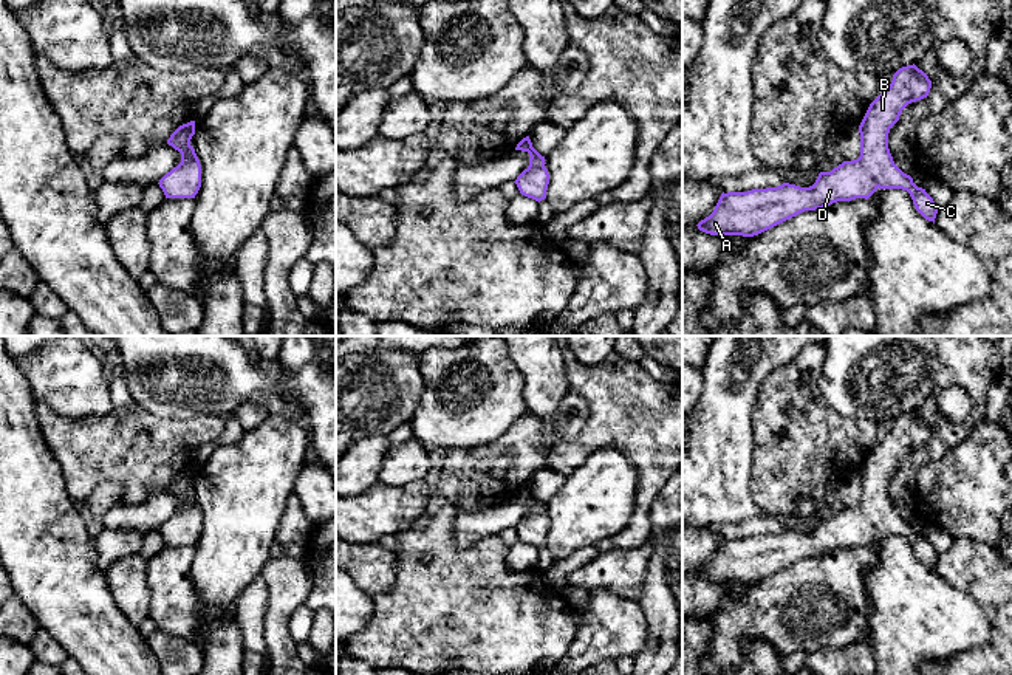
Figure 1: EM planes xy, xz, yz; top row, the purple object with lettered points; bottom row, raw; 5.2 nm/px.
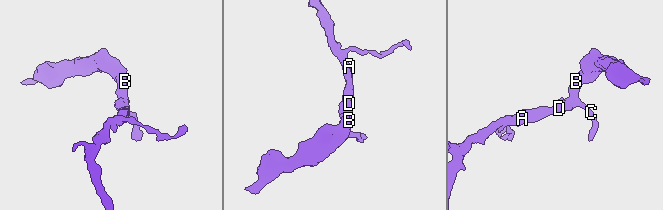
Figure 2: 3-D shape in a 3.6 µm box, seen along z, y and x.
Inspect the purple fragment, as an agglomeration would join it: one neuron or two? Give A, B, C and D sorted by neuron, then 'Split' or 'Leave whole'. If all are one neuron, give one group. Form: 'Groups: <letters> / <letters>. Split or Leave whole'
Groups: A B C D. Leave whole

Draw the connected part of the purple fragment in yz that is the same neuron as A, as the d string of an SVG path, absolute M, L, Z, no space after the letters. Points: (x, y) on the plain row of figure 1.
M915 410L899 415L893 421L890 433L870 451L859 472L860 503L857 506L843 508L831 519L820 519L815 529L809 534L783 529L777 534L752 536L747 539L723 539L713 559L696 571L698 576L710 582L754 584L805 557L823 556L837 548L868 547L877 536L907 537L916 557L925 567L935 570L938 553L933 545L894 511L888 495L890 475L899 468L902 457L908 451L927 444L930 435L932 427Z

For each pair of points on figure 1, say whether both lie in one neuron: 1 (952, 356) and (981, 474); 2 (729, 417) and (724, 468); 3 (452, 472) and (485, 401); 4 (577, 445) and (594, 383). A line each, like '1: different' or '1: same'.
1: different
2: same
3: different
4: same

